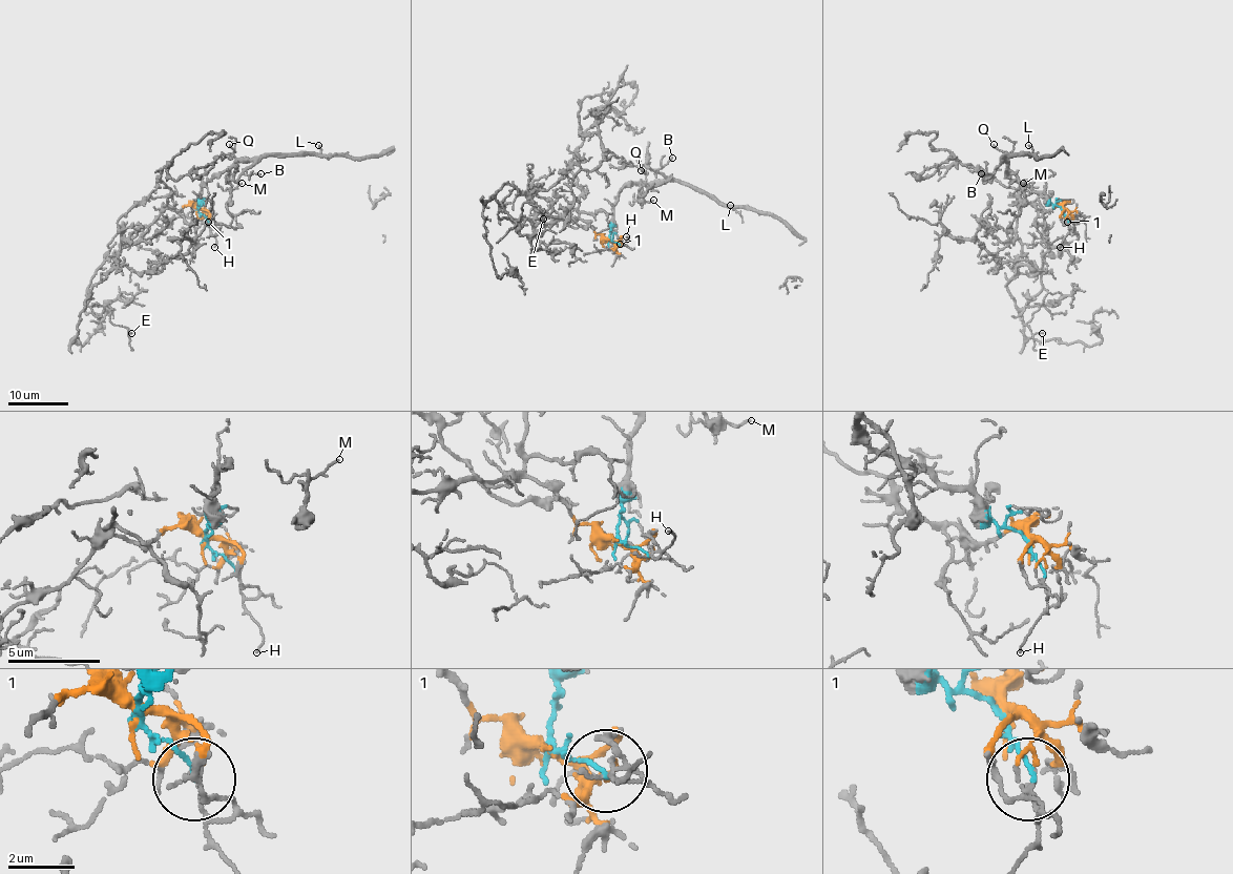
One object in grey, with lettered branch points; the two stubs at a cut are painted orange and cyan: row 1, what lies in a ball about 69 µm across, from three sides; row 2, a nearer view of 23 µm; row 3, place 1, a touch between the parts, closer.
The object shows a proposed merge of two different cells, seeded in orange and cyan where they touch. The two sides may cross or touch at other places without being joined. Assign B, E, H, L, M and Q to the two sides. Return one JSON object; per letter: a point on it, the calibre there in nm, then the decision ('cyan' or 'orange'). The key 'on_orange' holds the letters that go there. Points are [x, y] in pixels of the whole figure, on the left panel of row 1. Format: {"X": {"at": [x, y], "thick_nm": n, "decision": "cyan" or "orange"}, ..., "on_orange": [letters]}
{"B": {"at": [260, 173], "thick_nm": 110, "decision": "cyan"}, "E": {"at": [131, 333], "thick_nm": 100, "decision": "orange"}, "H": {"at": [214, 247], "thick_nm": 90, "decision": "cyan"}, "L": {"at": [318, 145], "thick_nm": 120, "decision": "cyan"}, "M": {"at": [242, 183], "thick_nm": 100, "decision": "cyan"}, "Q": {"at": [229, 144], "thick_nm": 120, "decision": "cyan"}, "on_orange": ["E"]}

